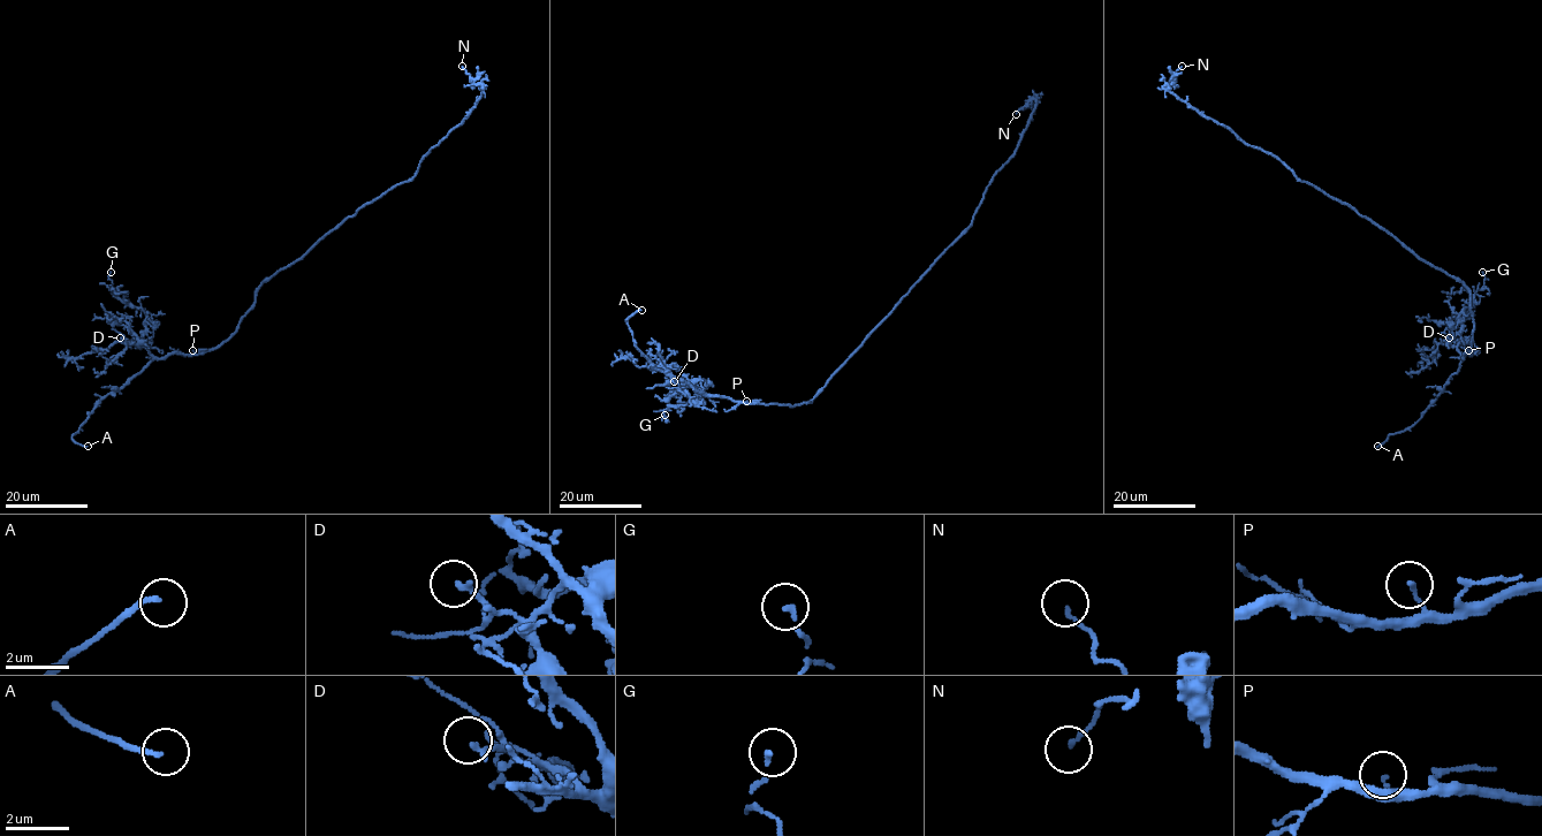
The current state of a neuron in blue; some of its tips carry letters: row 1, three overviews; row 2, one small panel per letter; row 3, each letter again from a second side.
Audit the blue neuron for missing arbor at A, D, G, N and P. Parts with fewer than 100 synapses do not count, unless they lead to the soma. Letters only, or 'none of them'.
A

